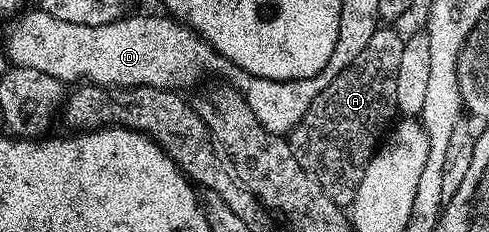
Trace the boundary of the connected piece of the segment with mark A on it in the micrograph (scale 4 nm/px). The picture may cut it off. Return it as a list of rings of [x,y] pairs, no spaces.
[[[381,26],[375,34],[371,34],[371,42],[367,42],[363,54],[359,54],[355,62],[348,64],[320,92],[315,102],[311,102],[307,114],[303,114],[303,118],[287,136],[291,150],[295,154],[295,162],[299,162],[299,166],[303,166],[303,170],[320,186],[323,194],[331,198],[331,202],[335,202],[343,210],[352,205],[355,190],[359,190],[359,182],[363,178],[363,170],[369,165],[370,158],[379,147],[379,141],[386,135],[391,121],[399,112],[397,75],[399,74],[399,58],[403,58],[405,40],[393,28],[396,27]]]

